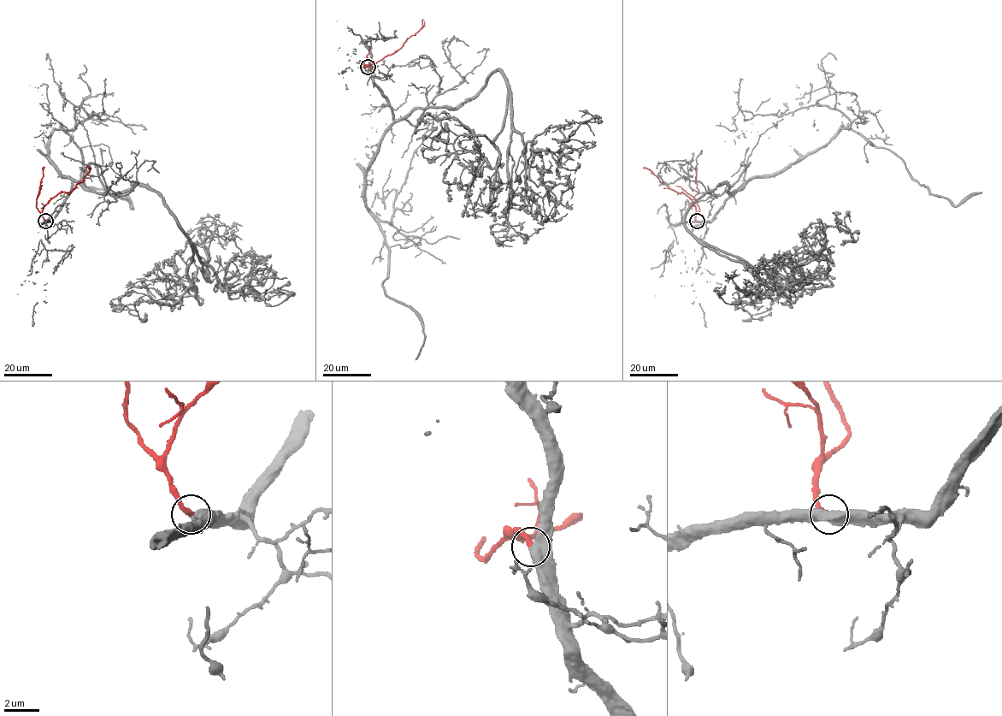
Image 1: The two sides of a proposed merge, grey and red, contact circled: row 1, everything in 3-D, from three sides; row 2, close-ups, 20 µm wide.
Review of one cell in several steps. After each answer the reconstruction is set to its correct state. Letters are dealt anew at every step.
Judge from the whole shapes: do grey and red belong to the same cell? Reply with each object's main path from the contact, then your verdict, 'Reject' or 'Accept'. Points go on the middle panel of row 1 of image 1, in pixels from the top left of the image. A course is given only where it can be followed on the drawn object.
Course of grey: (368, 67), (395, 120), (456, 109), (492, 73), (504, 77), (503, 212), (527, 235), (498, 238). Course of red: (368, 67), (365, 65), (396, 52), (421, 27), (423, 20). Accept

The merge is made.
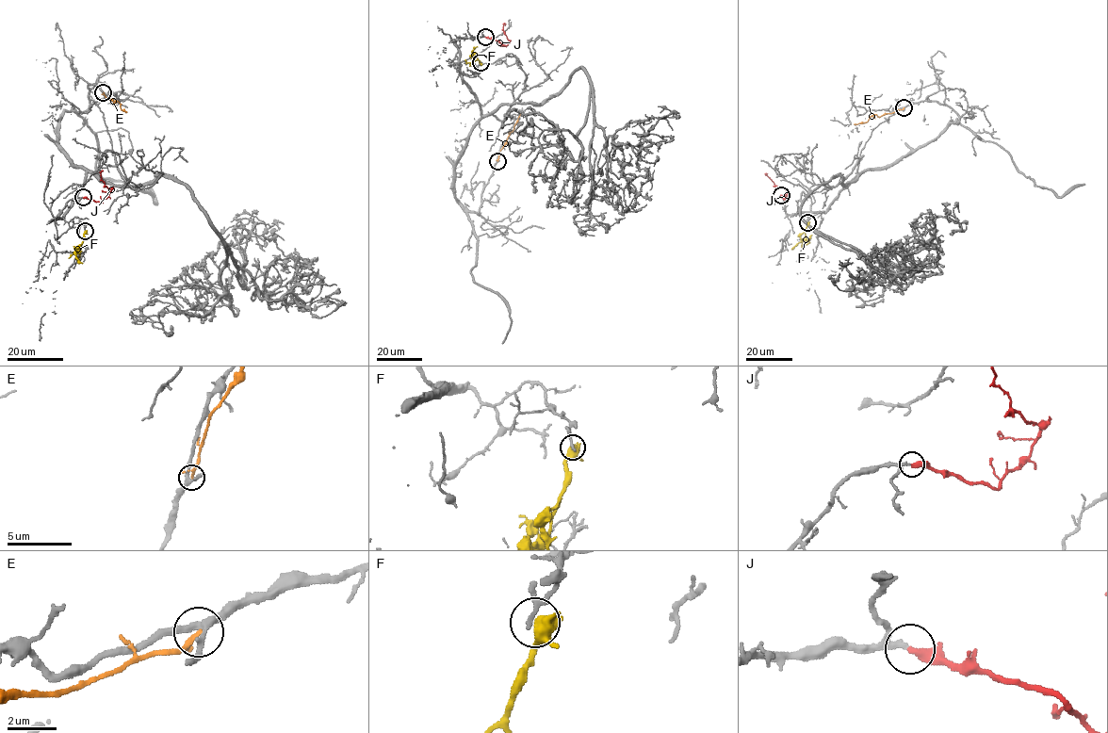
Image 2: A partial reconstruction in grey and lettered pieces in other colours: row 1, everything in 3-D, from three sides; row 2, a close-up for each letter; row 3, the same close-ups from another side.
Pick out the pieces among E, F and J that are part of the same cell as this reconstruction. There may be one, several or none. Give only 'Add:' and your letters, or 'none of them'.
Add: J

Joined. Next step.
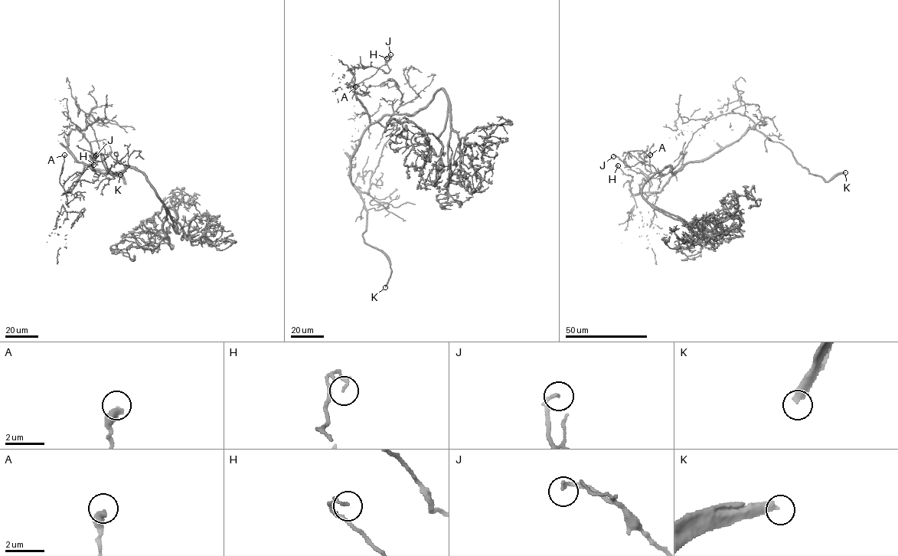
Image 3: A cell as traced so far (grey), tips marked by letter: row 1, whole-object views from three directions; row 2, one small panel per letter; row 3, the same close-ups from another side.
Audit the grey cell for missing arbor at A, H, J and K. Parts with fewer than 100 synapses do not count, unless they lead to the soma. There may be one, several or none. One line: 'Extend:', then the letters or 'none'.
Extend: K

